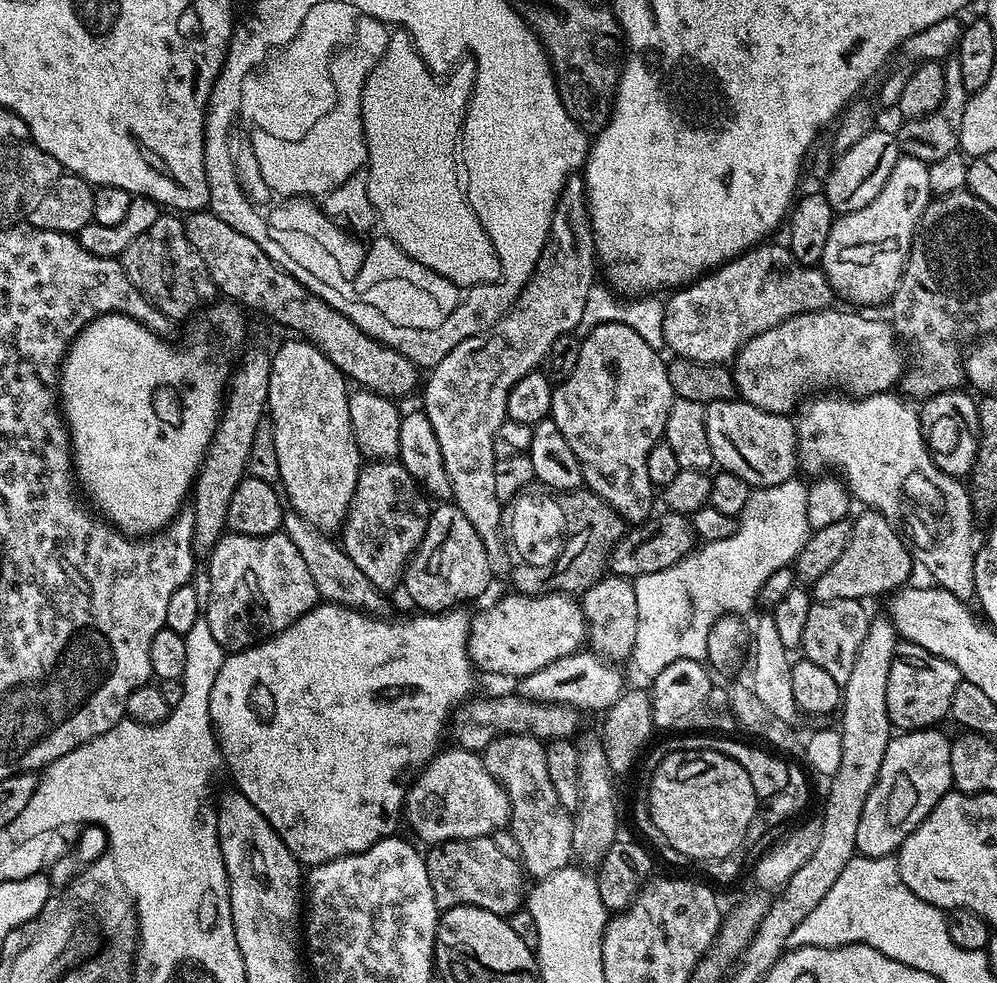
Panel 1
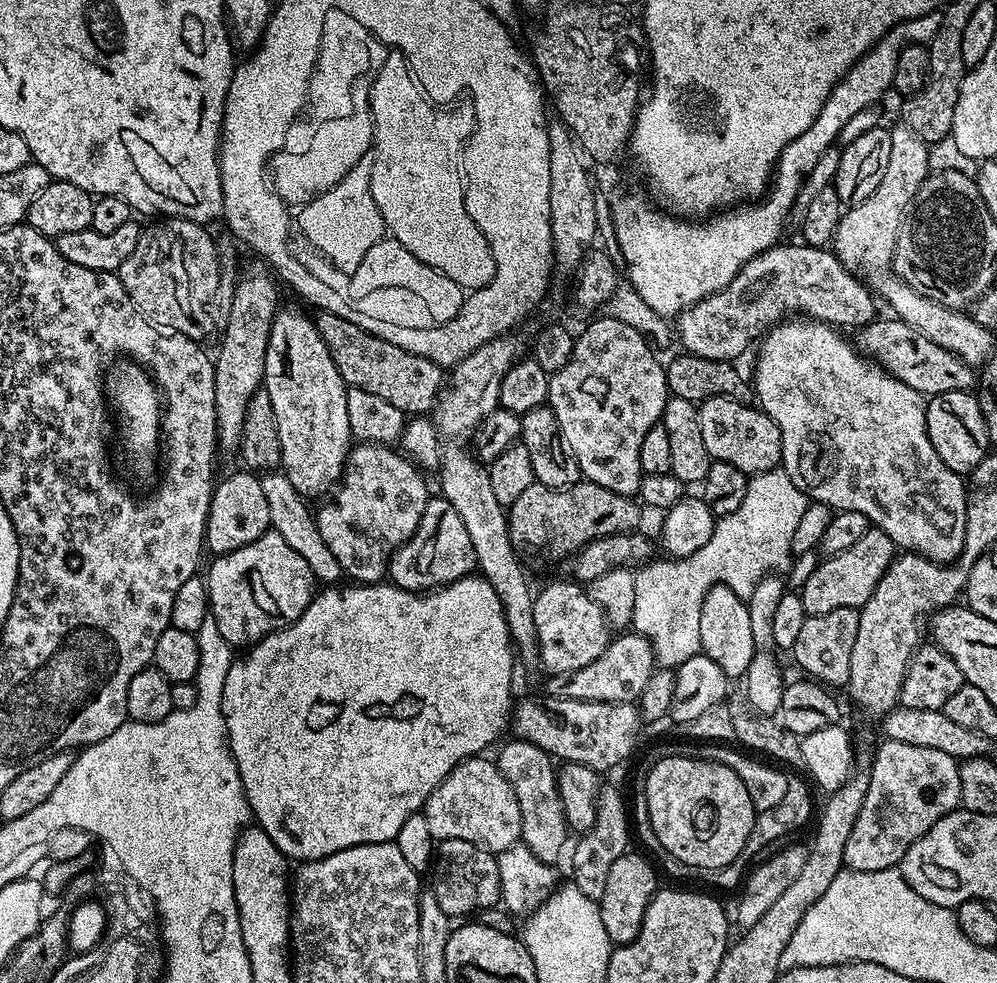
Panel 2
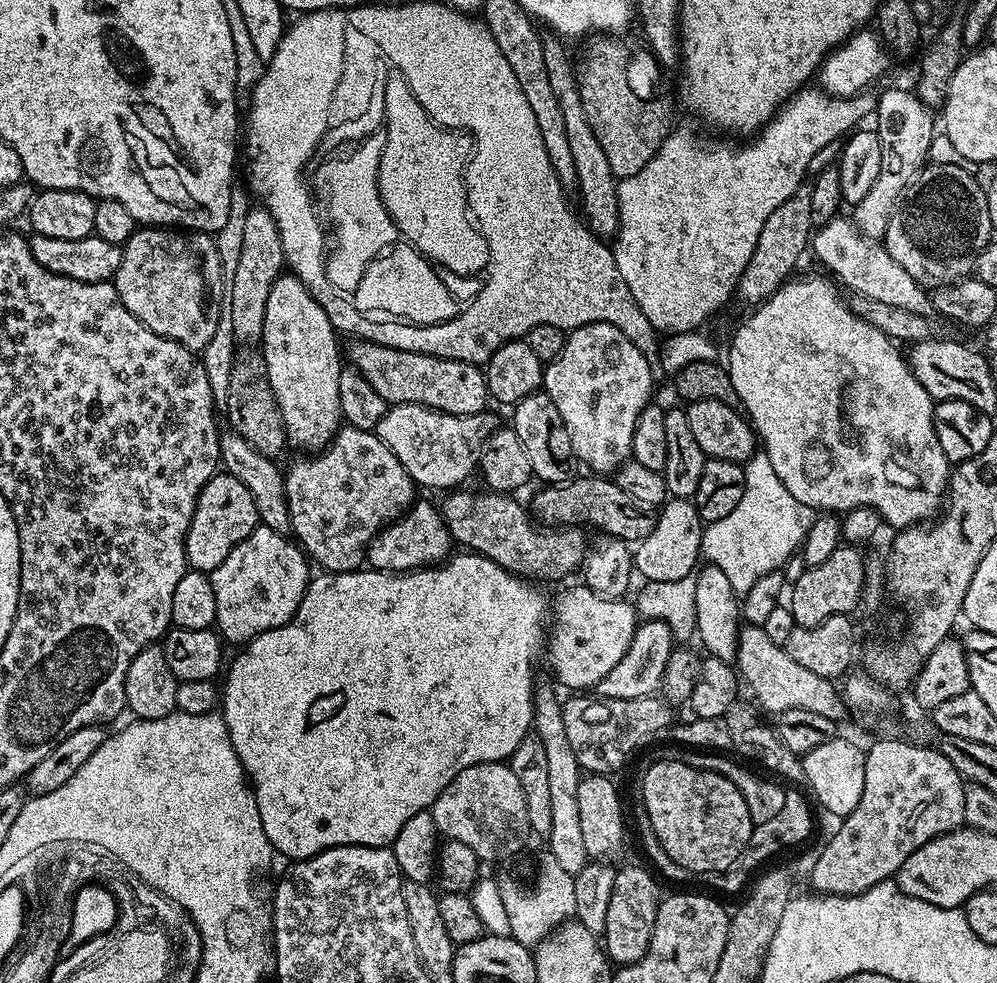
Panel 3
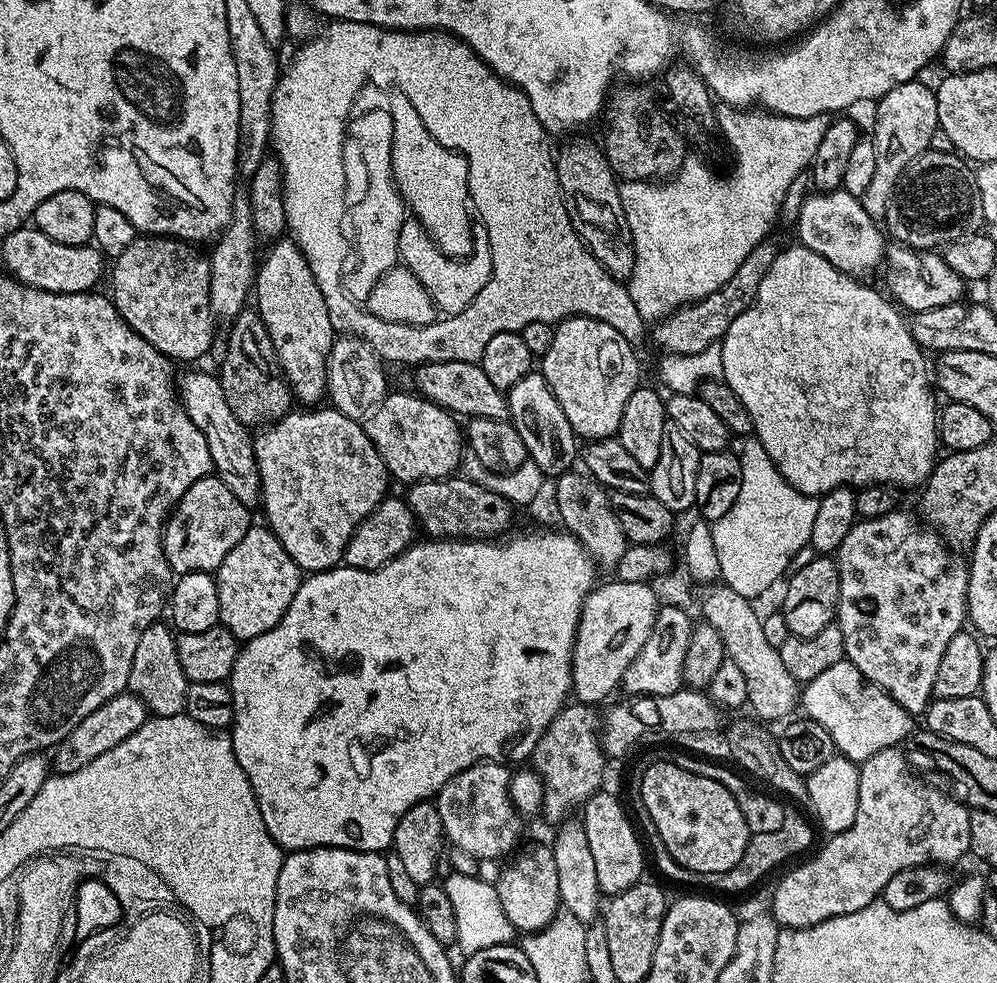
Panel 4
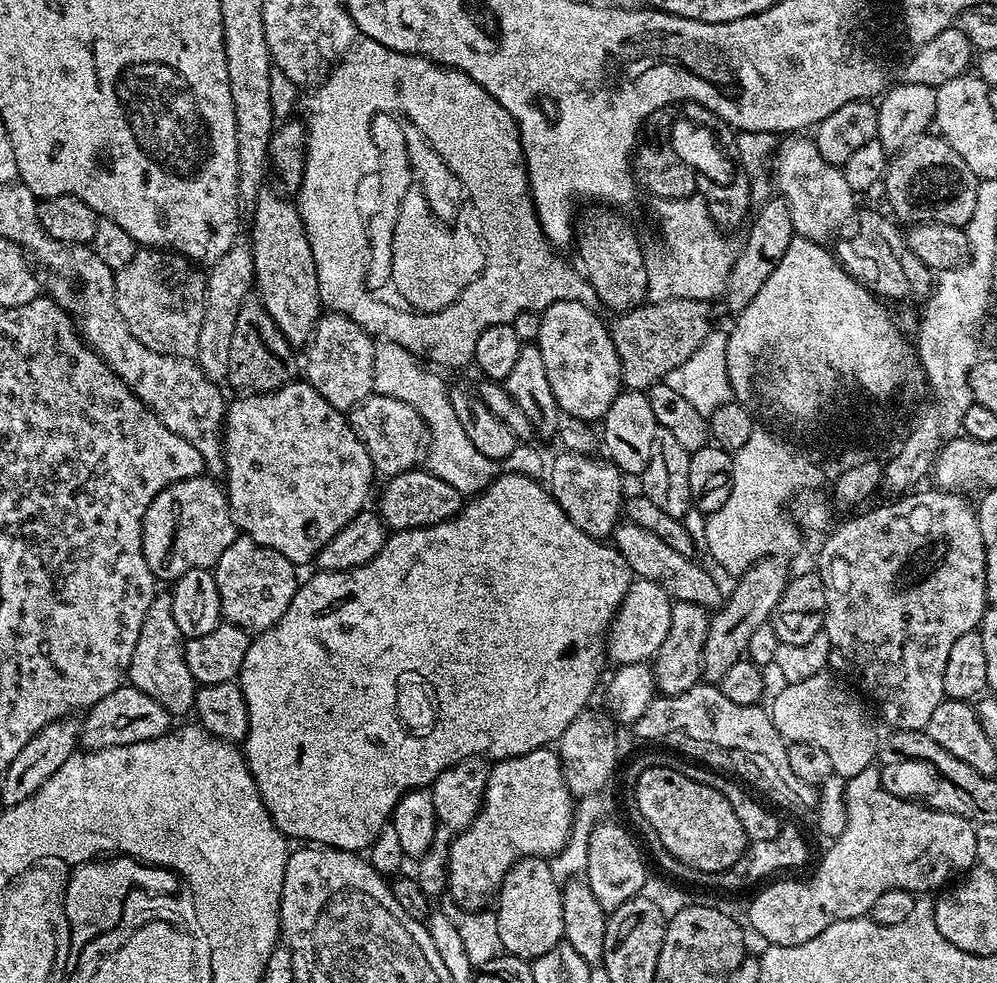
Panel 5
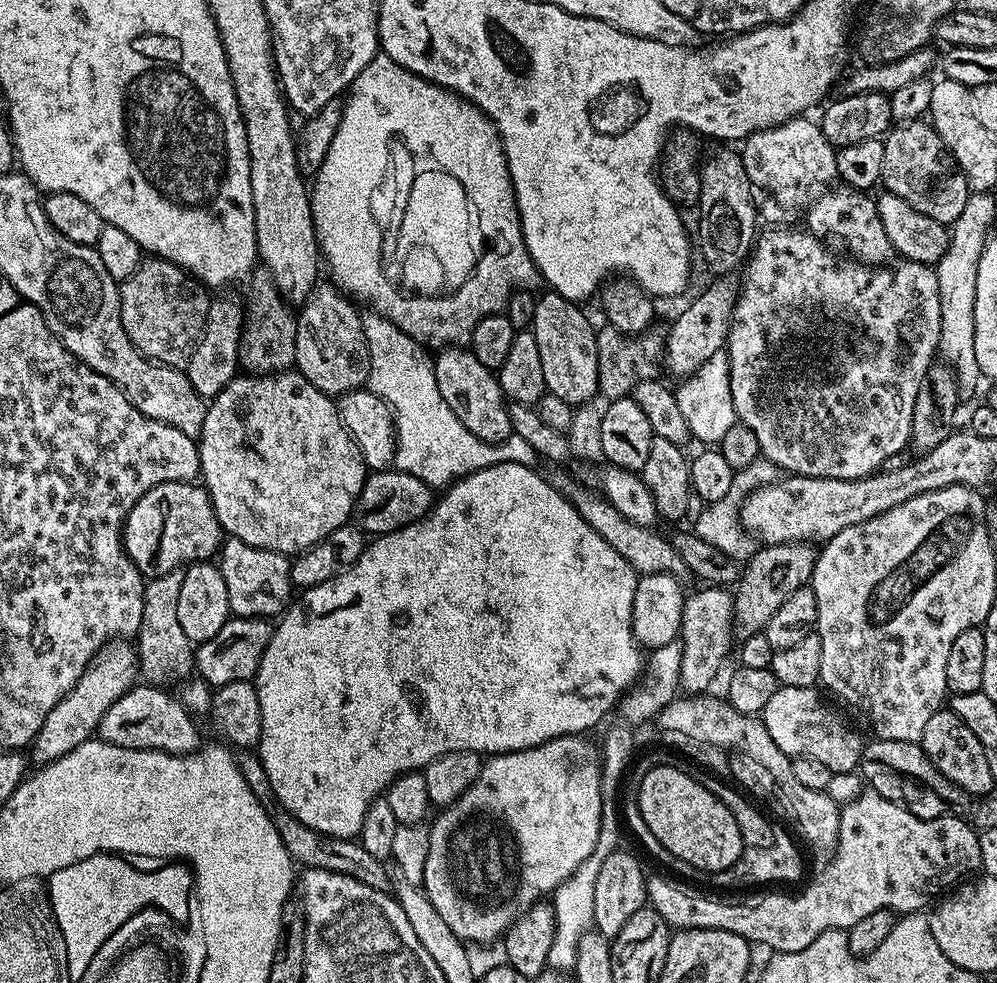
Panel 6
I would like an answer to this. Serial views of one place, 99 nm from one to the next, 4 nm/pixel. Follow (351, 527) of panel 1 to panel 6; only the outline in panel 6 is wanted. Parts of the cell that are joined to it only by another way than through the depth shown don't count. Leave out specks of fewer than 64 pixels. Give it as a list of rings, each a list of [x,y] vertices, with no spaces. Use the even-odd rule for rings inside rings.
[[[299,370],[236,375],[217,396],[211,397],[210,403],[205,407],[198,447],[200,450],[199,479],[202,481],[202,487],[208,491],[208,500],[214,506],[214,514],[218,518],[221,529],[233,540],[241,540],[250,546],[271,552],[285,554],[305,552],[308,548],[313,548],[319,540],[341,528],[343,524],[349,523],[356,510],[358,494],[370,472],[364,464],[354,438],[350,438],[346,426],[342,426],[342,418],[338,418],[336,400],[315,388]]]

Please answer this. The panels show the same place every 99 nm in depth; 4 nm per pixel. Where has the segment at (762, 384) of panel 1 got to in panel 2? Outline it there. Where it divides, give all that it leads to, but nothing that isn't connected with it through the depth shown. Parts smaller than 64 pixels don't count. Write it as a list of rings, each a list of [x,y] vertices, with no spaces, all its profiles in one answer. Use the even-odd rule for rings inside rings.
[[[877,318],[870,321],[855,333],[854,343],[857,349],[869,360],[879,364],[881,368],[885,368],[889,376],[906,382],[906,386],[918,390],[920,395],[925,398],[946,394],[947,392],[967,392],[977,383],[978,376],[973,365],[966,363],[962,358],[958,358],[950,350],[942,350],[942,346],[930,342],[930,338],[918,334],[918,330],[914,330],[914,326],[906,326],[906,322],[895,318],[887,319]]]

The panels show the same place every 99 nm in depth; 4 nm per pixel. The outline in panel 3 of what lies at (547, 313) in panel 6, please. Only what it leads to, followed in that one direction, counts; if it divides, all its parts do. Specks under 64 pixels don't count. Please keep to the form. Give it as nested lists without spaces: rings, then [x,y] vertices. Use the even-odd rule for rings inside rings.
[[[587,324],[581,328],[573,328],[564,337],[562,354],[556,360],[546,365],[544,370],[543,392],[548,395],[550,402],[558,406],[558,414],[562,414],[562,422],[566,422],[566,434],[570,434],[570,442],[574,446],[574,454],[585,469],[596,474],[612,474],[632,455],[634,442],[634,426],[638,424],[638,414],[653,399],[652,387],[654,381],[650,374],[650,364],[612,324]]]

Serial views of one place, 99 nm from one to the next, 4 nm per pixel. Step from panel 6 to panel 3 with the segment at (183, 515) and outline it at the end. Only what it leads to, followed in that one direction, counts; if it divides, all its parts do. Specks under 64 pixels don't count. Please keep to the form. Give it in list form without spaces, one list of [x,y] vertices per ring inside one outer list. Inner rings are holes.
[[[217,471],[198,494],[194,518],[186,534],[184,553],[188,559],[188,568],[210,574],[222,566],[222,562],[226,562],[226,554],[230,554],[230,550],[234,550],[234,546],[246,539],[259,524],[260,515],[250,490],[246,490],[246,486],[242,486],[242,482],[238,482],[238,478],[229,472]]]

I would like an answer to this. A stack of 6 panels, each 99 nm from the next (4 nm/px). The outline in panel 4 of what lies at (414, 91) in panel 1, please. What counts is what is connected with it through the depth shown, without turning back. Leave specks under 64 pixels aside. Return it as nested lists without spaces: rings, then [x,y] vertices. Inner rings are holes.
[[[398,90],[386,100],[390,118],[394,118],[392,176],[403,196],[407,211],[427,230],[430,238],[448,256],[468,257],[472,253],[474,216],[468,198],[468,163],[460,152],[442,146],[418,118],[414,102]]]

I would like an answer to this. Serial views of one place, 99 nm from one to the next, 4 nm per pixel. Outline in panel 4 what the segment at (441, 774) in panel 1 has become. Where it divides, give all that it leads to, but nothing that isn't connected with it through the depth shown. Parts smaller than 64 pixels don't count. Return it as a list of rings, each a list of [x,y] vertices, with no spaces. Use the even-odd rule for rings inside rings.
[[[485,762],[462,770],[454,778],[450,778],[446,786],[442,786],[442,790],[434,797],[434,803],[444,827],[447,843],[451,847],[468,851],[481,862],[496,860],[499,856],[506,855],[507,852],[517,851],[516,843],[520,840],[521,817],[514,811],[512,802],[508,798],[508,784],[511,781],[512,772],[503,763]]]

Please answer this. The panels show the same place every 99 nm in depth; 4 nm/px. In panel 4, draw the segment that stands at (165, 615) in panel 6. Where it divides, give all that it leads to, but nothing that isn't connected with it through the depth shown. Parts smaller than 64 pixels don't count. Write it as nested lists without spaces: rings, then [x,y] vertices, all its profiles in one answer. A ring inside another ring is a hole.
[[[157,622],[142,630],[142,638],[138,638],[138,646],[134,649],[134,662],[130,662],[127,691],[137,696],[152,716],[179,716],[186,706],[189,683],[186,674],[182,674],[182,665],[178,663],[173,629],[167,623]]]

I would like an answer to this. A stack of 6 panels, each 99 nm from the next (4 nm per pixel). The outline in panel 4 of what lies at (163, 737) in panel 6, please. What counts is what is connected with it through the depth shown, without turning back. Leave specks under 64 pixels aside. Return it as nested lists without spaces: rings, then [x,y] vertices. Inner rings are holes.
[[[127,690],[120,692],[98,706],[94,714],[86,714],[86,718],[82,718],[82,722],[78,722],[78,726],[74,726],[74,730],[60,740],[54,749],[56,757],[51,757],[51,767],[59,774],[74,774],[74,770],[82,770],[82,766],[94,762],[98,754],[106,754],[106,750],[114,750],[118,742],[126,742],[126,738],[130,738],[130,734],[134,734],[134,730],[141,728],[148,719],[149,710],[137,696]]]

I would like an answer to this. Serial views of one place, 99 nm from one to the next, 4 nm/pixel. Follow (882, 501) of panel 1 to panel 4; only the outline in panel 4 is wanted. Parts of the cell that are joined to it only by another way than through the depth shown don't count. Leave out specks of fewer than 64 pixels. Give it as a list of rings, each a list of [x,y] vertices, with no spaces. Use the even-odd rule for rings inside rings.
[[[793,244],[793,248],[788,248],[785,252],[784,249],[777,251],[770,270],[766,270],[766,278],[762,278],[762,286],[758,286],[758,294],[752,307],[746,310],[746,314],[738,314],[738,318],[734,318],[730,330],[726,330],[724,339],[719,343],[724,383],[730,386],[730,390],[734,390],[734,394],[738,394],[738,398],[742,398],[742,406],[746,406],[746,414],[750,414],[752,419],[755,439],[762,442],[774,466],[782,474],[782,478],[790,482],[790,486],[794,486],[794,490],[819,498],[830,490],[845,486],[853,490],[873,486],[891,486],[897,490],[905,490],[904,488],[912,488],[915,484],[923,485],[938,459],[937,393],[930,379],[930,364],[924,361],[925,349],[914,342],[905,317],[900,317],[901,309],[883,291],[875,292],[868,282],[861,282],[830,266],[830,262],[822,258],[822,254],[814,254],[814,250],[805,248],[803,244]]]

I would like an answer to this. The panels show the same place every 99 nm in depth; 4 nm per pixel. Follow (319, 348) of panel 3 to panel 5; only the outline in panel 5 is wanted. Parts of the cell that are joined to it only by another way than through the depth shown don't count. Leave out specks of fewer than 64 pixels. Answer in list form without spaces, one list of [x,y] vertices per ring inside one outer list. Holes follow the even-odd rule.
[[[265,190],[258,194],[258,202],[252,216],[252,257],[254,258],[255,291],[260,297],[260,303],[266,306],[270,318],[274,318],[274,324],[278,330],[294,346],[307,345],[312,338],[312,331],[322,315],[322,305],[318,294],[318,270],[314,266],[314,254],[310,254],[310,242],[306,238],[306,230],[302,226],[299,207],[292,204],[287,195],[279,191]]]

